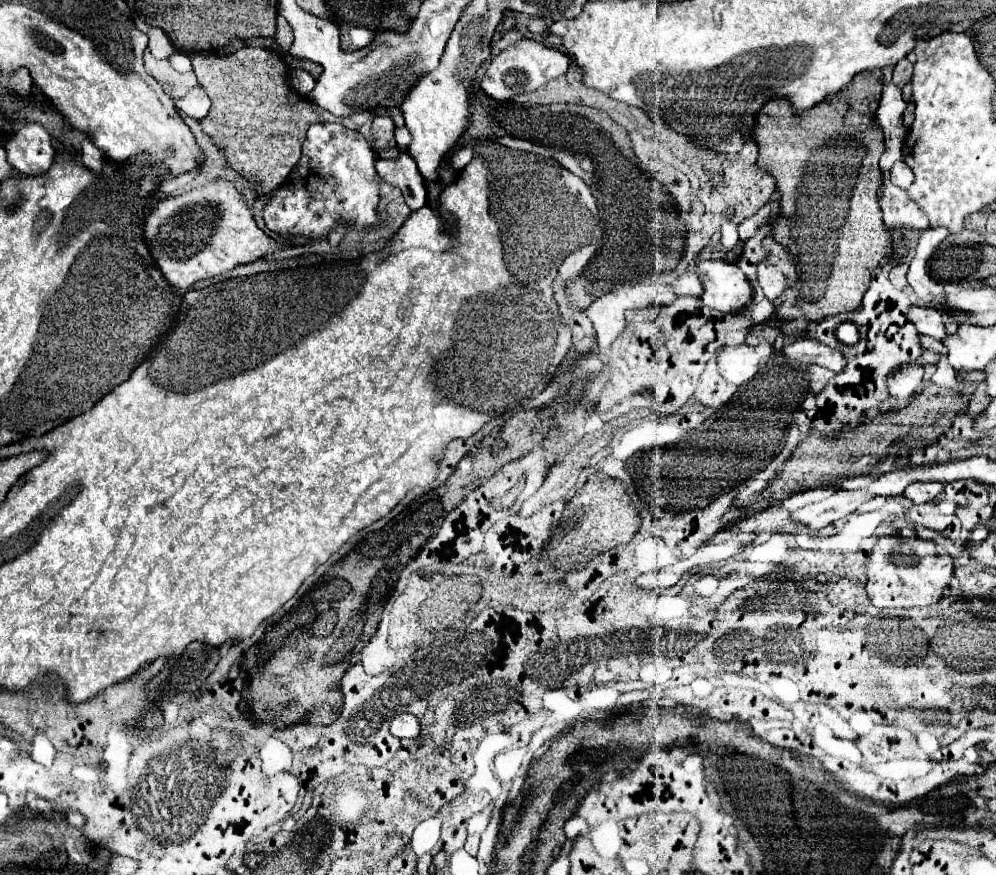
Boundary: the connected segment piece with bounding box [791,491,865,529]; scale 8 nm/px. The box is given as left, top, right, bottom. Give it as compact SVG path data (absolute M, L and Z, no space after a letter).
M837 491L821 503L811 503L791 513L791 519L811 529L823 529L833 521L853 513L863 501L865 497L861 495L861 491Z

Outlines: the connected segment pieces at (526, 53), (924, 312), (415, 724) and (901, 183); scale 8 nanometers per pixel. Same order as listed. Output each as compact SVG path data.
M523 39L507 49L503 49L497 57L491 59L491 65L485 71L485 77L481 81L481 89L485 95L497 99L497 101L507 101L515 95L539 89L541 85L545 85L551 79L557 79L561 75L567 73L569 69L569 57L567 53L553 49L553 47L545 47L539 41L529 41Z
M911 307L909 309L909 321L917 327L921 335L929 335L933 339L945 339L945 325L941 321L941 315L935 309L929 307Z
M397 715L393 721L391 721L391 735L399 737L399 739L417 739L421 733L421 727L419 727L419 721L415 715Z
M899 159L899 161L891 167L891 177L889 177L889 179L891 179L893 185L907 189L907 187L913 183L913 173L911 173L911 169L907 167L907 163L905 163L903 159Z

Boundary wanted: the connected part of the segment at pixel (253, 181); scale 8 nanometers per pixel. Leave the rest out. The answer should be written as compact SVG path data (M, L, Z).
M245 47L223 57L192 53L190 58L199 83L211 99L207 117L199 119L201 129L223 153L225 163L247 179L255 197L271 193L297 163L309 125L321 121L317 107L307 95L291 87L289 69L277 51Z

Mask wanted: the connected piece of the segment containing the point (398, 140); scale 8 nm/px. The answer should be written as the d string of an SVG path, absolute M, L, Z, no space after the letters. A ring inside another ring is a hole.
M397 127L397 129L395 129L395 145L397 145L399 149L407 149L409 143L411 143L411 133L409 133L409 129L407 129L407 127Z

